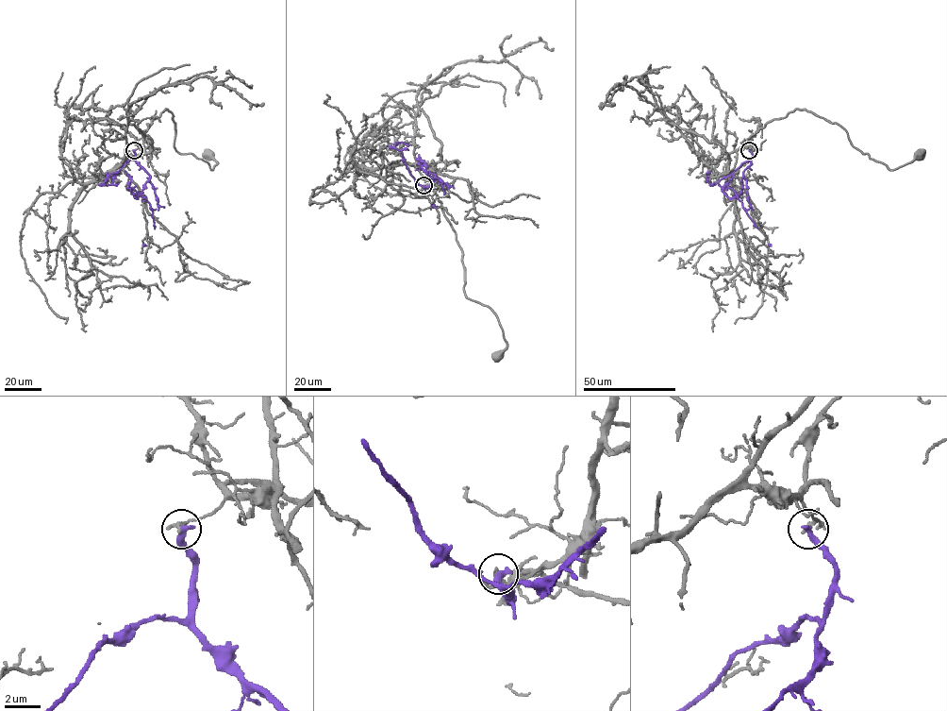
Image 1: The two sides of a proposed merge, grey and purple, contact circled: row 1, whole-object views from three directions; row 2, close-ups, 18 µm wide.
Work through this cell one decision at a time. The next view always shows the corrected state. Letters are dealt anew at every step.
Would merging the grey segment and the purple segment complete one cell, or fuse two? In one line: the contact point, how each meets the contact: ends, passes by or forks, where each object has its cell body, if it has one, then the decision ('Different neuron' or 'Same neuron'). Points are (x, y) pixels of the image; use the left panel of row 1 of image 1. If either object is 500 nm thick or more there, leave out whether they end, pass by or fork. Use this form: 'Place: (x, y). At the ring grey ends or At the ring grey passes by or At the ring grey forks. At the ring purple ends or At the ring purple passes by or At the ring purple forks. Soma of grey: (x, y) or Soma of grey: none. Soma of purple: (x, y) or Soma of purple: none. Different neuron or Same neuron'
Place: (134, 150). At the ring grey forks. At the ring purple ends. Soma of grey: (208, 154). Soma of purple: none. Different neuron

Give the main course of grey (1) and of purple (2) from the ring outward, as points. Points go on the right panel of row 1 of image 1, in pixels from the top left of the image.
1: (749, 150), (743, 143), (759, 128), (797, 109), (839, 124), (854, 146), (890, 170), (910, 162), (922, 153)
2: (749, 150), (752, 154), (750, 164), (743, 172), (741, 193), (736, 194), (771, 245)

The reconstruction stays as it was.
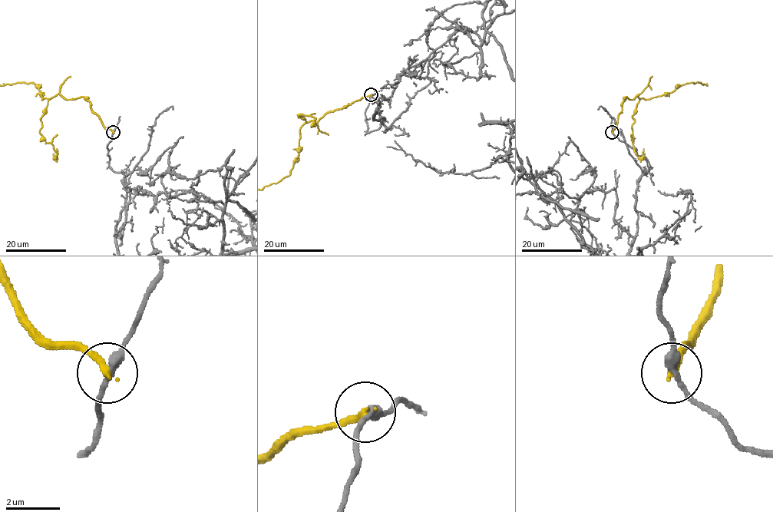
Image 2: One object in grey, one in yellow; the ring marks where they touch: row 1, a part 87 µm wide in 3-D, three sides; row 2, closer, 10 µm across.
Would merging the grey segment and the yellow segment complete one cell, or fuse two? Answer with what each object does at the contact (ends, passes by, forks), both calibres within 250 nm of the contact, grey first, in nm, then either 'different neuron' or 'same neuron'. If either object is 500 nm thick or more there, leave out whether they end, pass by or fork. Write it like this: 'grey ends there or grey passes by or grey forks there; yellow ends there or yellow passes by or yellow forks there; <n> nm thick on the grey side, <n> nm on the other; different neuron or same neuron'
grey passes by; yellow ends there; 280 nm thick on the grey side, 280 nm on the other; different neuron

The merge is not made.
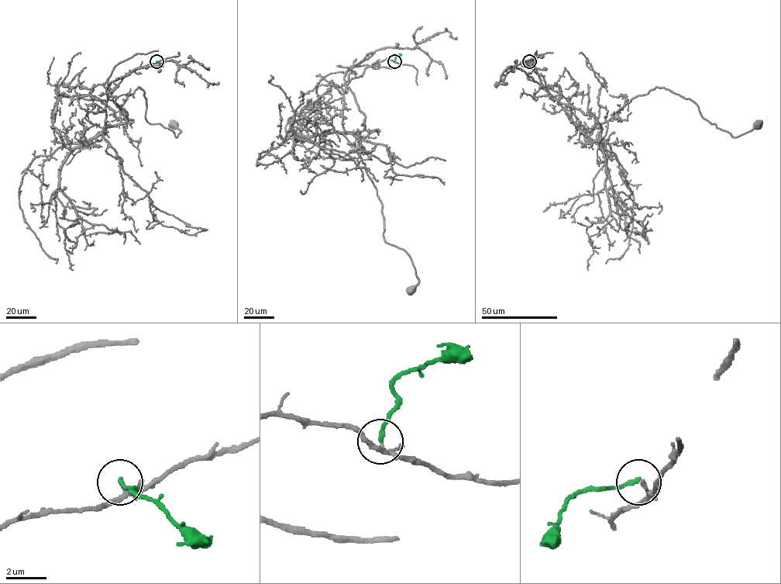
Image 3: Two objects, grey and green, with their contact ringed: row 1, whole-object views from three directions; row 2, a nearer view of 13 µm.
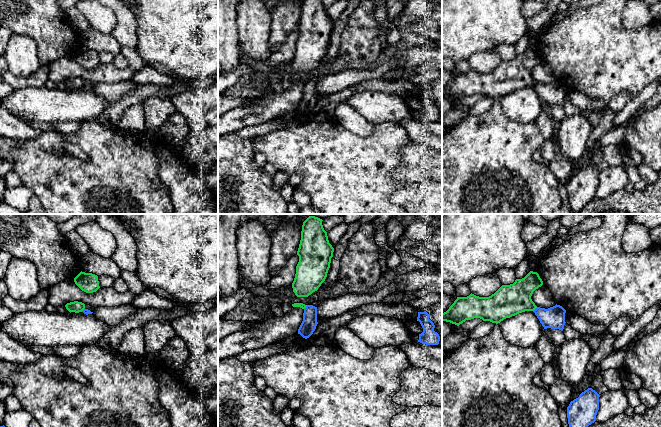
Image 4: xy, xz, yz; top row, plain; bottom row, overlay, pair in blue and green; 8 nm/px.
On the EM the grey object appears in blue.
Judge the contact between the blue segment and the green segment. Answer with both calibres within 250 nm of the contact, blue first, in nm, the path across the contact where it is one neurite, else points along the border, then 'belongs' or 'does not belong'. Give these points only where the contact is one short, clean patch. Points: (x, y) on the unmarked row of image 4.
180 nm thick on the blue side, 260 nm on the other; border along yz (537, 83), (533, 87); does not belong

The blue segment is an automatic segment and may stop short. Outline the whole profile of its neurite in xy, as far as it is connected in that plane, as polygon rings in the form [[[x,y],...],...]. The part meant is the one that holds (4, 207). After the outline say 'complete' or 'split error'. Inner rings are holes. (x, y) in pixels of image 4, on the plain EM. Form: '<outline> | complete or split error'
[[[3,201],[0,202],[0,214],[27,214],[27,211],[20,211]]] | complete

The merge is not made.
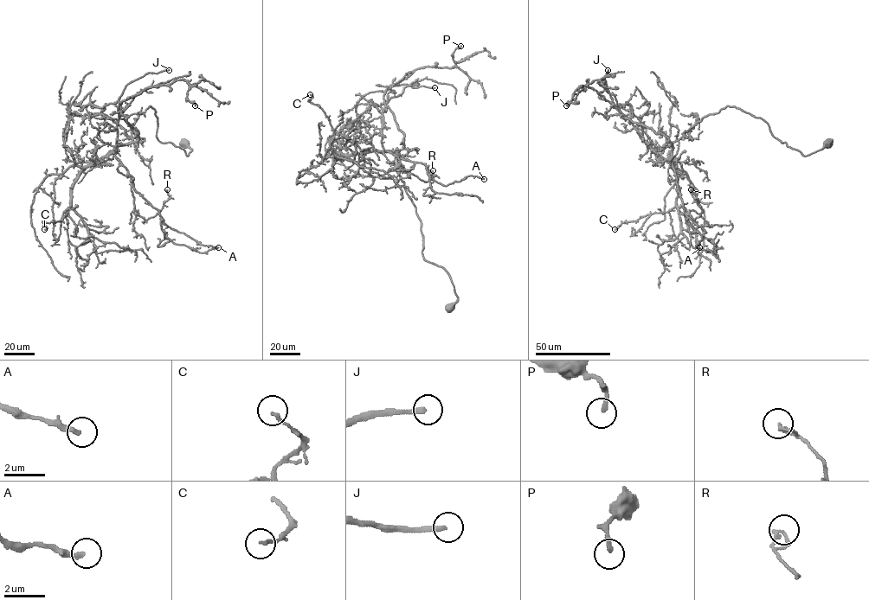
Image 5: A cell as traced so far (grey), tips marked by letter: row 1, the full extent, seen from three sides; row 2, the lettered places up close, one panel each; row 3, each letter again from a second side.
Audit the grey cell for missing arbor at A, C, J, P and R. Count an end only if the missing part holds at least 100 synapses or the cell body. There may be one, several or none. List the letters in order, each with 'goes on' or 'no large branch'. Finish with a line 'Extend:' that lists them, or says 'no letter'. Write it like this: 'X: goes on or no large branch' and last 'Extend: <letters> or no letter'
A: no large branch
C: no large branch
J: goes on
P: no large branch
R: no large branch
Extend: J

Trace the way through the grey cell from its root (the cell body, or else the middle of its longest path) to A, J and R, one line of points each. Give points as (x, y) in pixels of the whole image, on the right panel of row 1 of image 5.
A: (829, 143), (804, 156), (734, 106), (691, 127), (672, 143), (672, 165), (685, 214), (705, 231), (699, 247)
J: (829, 143), (804, 156), (775, 137), (761, 118), (729, 106), (672, 143), (621, 114), (605, 80), (608, 70)
R: (829, 143), (804, 156), (761, 118), (727, 106), (672, 143), (676, 191), (694, 220), (702, 209), (691, 189)

